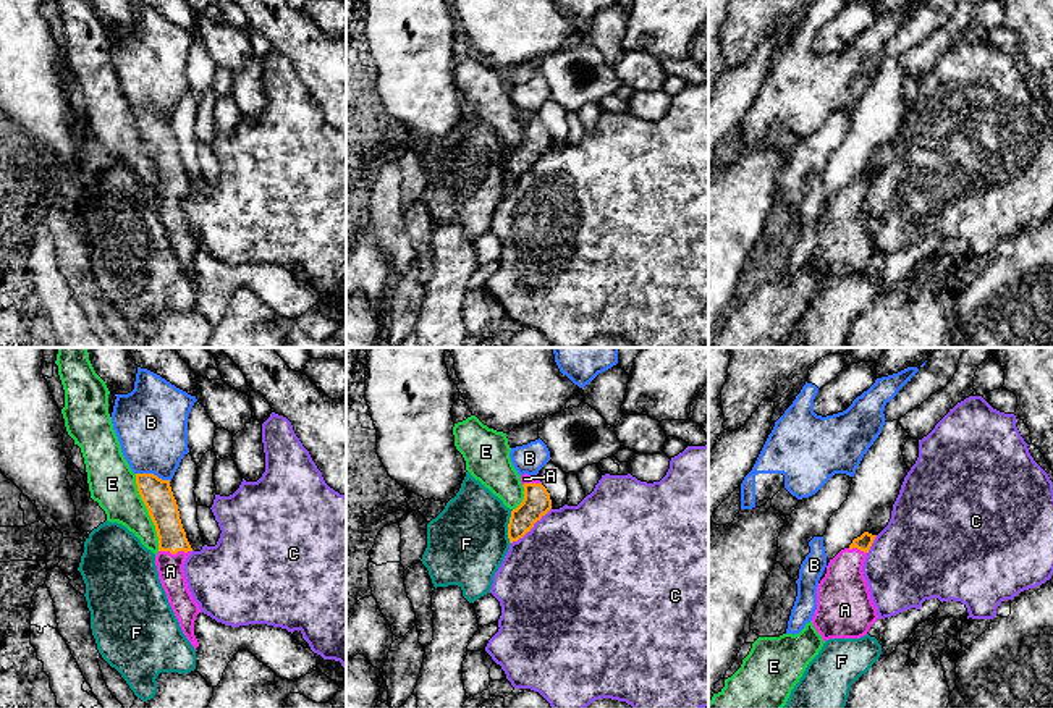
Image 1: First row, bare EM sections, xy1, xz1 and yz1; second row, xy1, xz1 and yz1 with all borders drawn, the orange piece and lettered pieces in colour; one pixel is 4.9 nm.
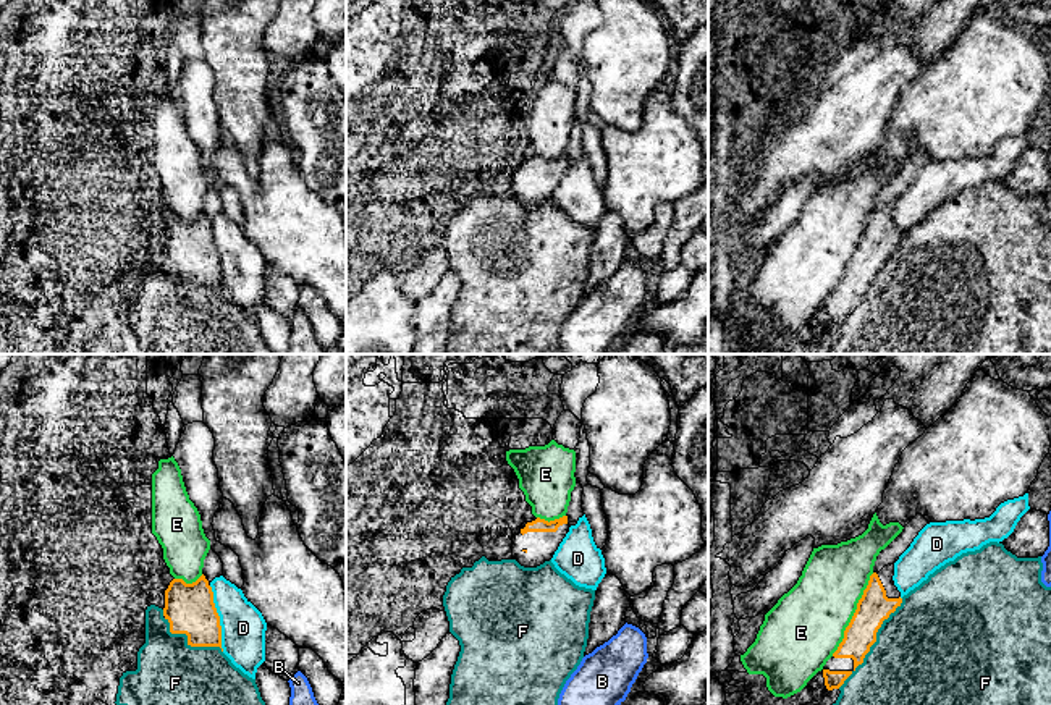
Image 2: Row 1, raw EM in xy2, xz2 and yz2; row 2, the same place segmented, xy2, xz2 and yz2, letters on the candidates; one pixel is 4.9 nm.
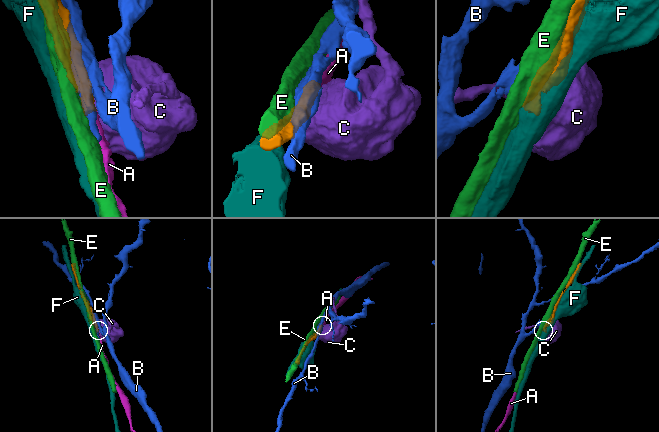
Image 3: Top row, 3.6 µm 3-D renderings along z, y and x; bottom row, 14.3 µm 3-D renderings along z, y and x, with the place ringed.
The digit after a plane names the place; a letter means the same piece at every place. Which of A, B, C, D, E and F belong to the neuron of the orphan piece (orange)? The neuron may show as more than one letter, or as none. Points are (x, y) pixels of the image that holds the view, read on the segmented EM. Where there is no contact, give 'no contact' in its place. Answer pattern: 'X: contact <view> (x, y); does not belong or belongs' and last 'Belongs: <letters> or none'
A: contact xy1 (175, 553); belongs
B: contact xy1 (152, 474); does not belong
C: contact xz1 (531, 527); does not belong
D: contact xy2 (219, 618); does not belong
E: contact yz2 (854, 615); does not belong
F: contact yz2 (873, 642); does not belong
Belongs: A

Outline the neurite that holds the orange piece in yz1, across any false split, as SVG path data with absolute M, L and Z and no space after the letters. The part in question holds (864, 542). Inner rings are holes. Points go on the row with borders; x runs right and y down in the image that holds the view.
M864 532L827 566L827 574L817 587L817 609L812 617L812 624L823 642L861 638L878 619L862 572L875 537Z

